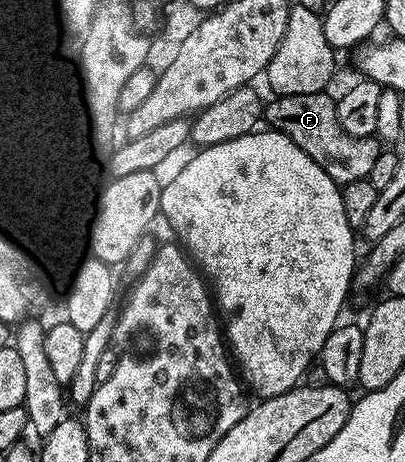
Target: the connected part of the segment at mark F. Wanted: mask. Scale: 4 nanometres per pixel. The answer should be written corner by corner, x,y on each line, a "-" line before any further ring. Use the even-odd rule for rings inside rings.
326,91
317,93
289,94
288,96
278,96
268,99
263,109
263,120
266,121
274,131
285,134
329,178
333,178
336,184
342,186
349,182
365,180
369,170
373,170
373,162
377,162
377,154
381,150
381,144
375,136
357,138
353,134
345,134
341,130
341,122
337,122
335,117
335,106
332,97

